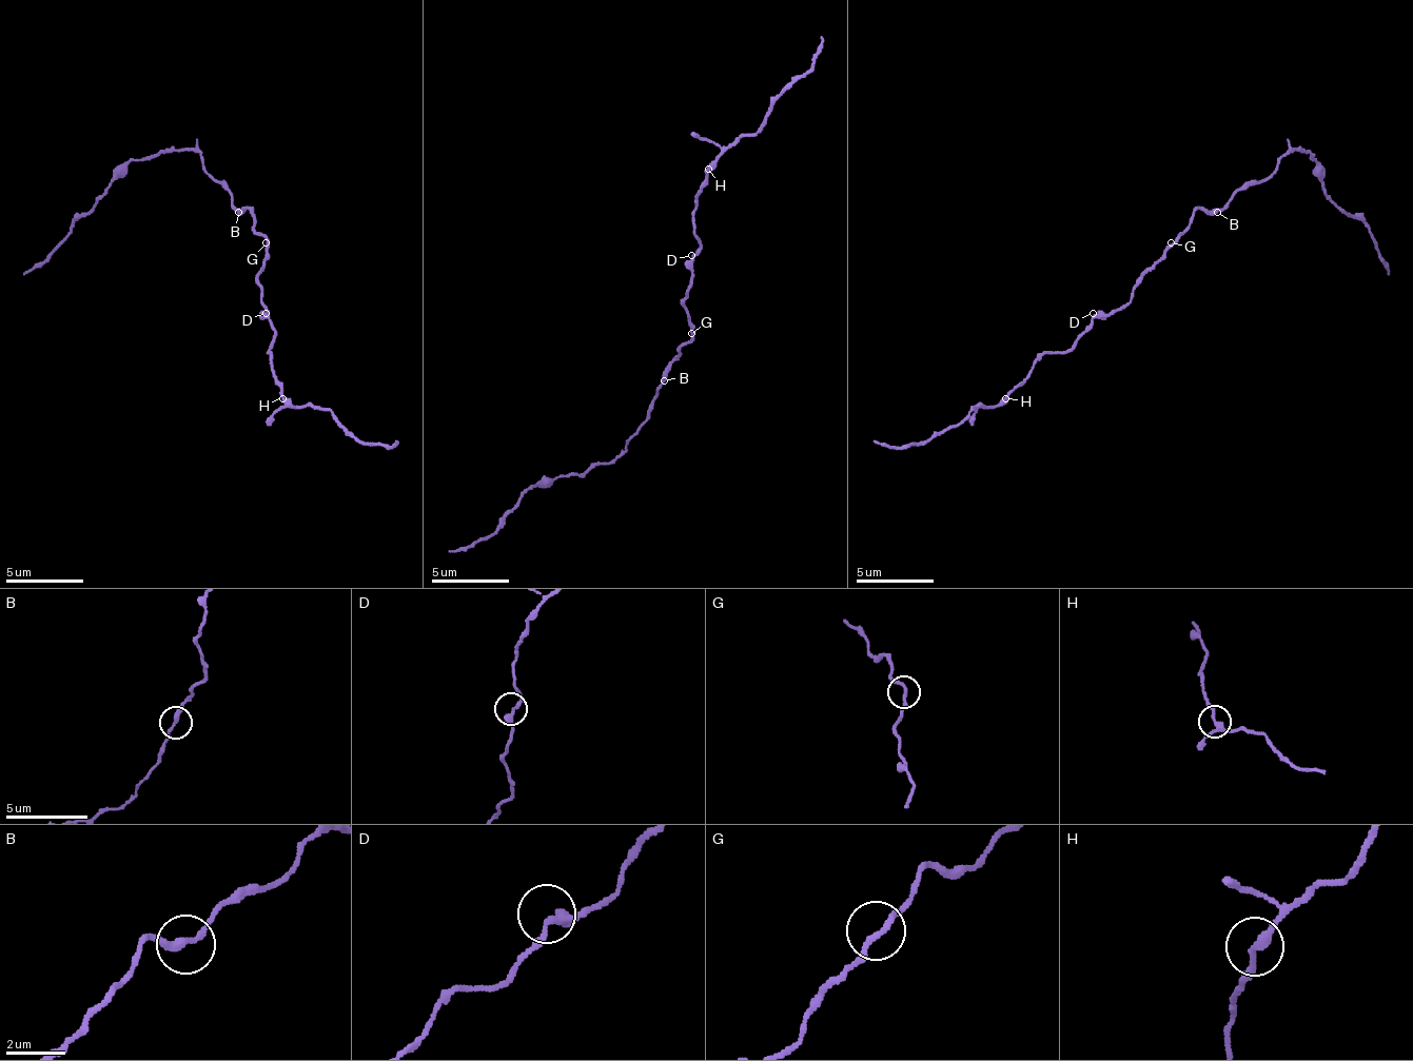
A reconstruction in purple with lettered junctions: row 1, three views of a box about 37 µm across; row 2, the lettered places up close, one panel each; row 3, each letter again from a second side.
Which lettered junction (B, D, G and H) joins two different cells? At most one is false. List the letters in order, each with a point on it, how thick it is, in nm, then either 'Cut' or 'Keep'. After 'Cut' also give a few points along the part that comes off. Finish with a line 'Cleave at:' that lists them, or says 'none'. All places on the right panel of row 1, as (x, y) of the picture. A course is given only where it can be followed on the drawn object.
B: Place: (1217, 212). Thickness 260 nm. Keep
D: Place: (1093, 313). Thickness 280 nm. Keep
G: Place: (1171, 242). Thickness 190 nm. Keep
H: Place: (1005, 398). Thickness 260 nm. Cut. Course of the part to remove: (1006, 399), (972, 411), (925, 441), (901, 446), (874, 441)
Cleave at: H

